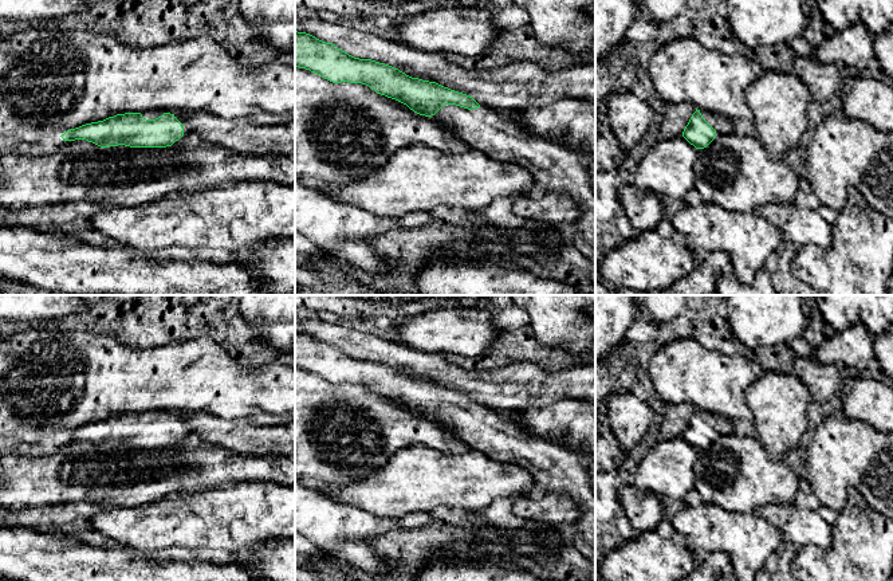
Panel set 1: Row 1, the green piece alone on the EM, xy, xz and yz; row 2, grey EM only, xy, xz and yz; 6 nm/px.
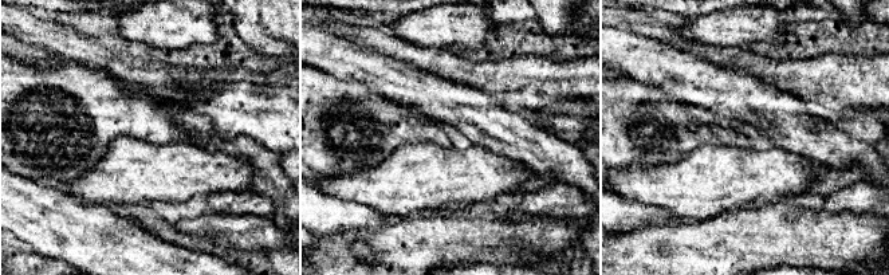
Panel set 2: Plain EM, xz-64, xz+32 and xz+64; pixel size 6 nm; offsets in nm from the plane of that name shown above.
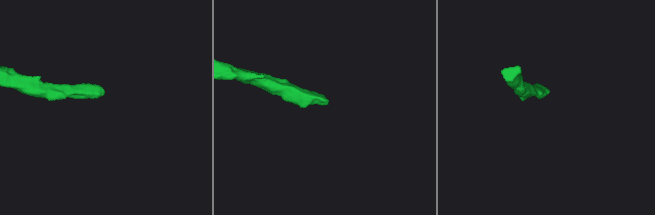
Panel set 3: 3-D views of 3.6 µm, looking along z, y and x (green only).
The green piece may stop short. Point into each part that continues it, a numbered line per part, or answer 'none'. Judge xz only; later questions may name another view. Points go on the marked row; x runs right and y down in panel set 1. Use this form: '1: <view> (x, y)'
1: xz (555, 168)

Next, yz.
1: yz (722, 125)

